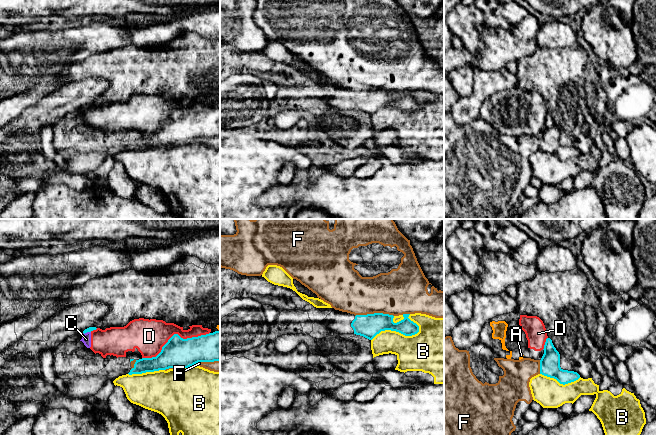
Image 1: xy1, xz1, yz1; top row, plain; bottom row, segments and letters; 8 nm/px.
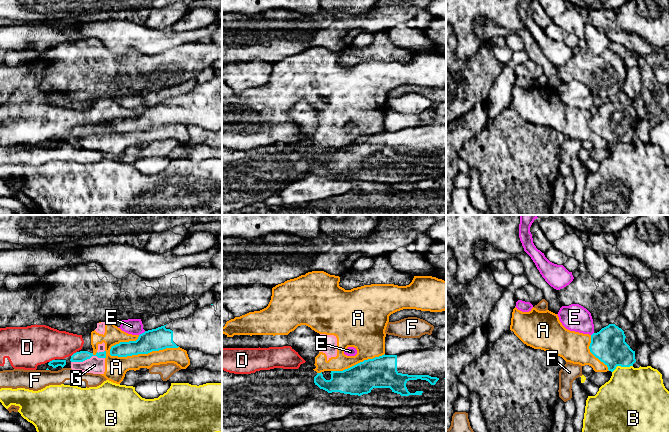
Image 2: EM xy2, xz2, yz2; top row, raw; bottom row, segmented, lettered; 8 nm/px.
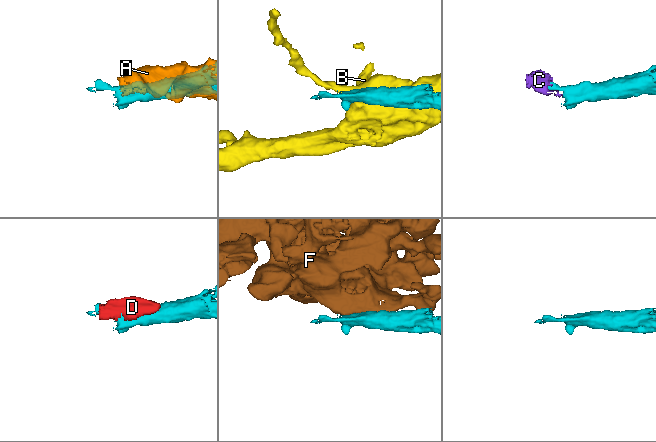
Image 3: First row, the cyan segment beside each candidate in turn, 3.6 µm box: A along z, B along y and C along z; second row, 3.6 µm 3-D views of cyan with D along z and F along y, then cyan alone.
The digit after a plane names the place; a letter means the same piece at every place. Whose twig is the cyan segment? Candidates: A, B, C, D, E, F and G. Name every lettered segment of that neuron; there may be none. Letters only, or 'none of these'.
none of these

